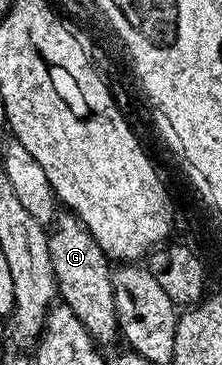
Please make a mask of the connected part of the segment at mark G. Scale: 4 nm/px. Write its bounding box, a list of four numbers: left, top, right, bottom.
[47,213,121,344]

